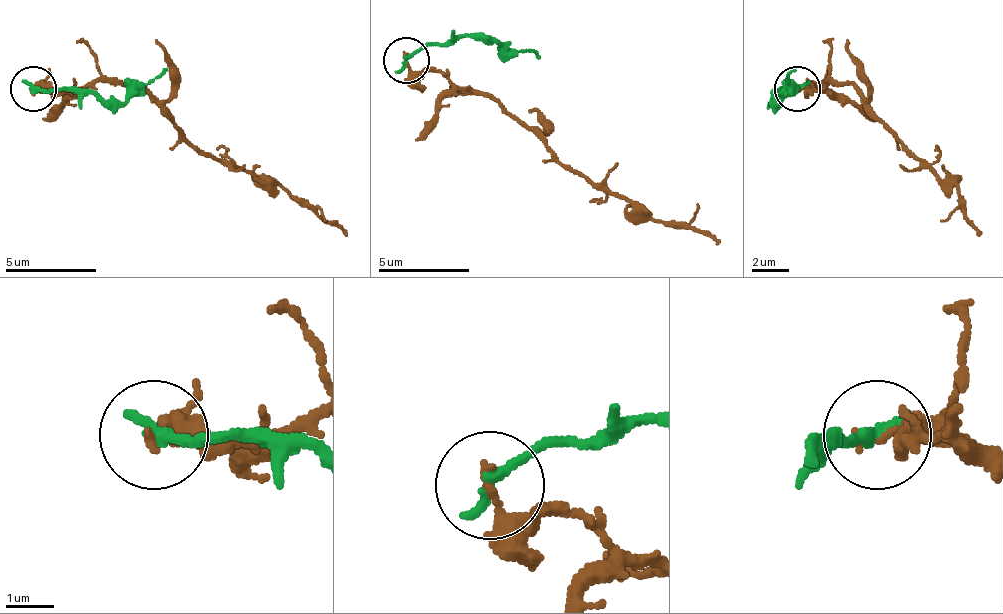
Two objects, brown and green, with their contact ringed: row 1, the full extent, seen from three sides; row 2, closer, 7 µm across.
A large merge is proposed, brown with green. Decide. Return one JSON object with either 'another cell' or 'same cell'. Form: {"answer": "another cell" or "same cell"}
{"answer": "another cell"}

